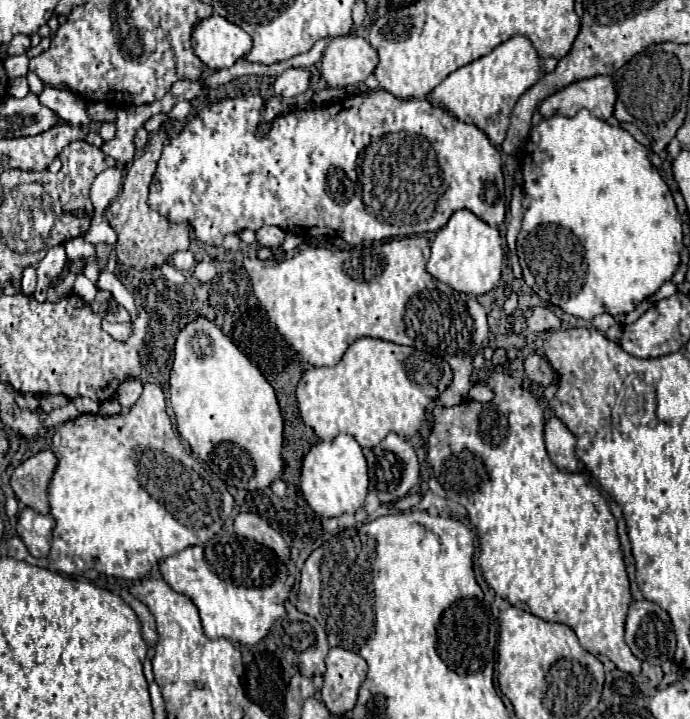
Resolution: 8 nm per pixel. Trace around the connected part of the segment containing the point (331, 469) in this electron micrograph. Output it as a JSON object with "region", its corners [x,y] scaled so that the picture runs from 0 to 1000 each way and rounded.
{"region":[[[490,604],[478,618],[461,615],[458,620],[452,620],[452,626],[443,631],[443,637],[438,643],[435,679],[438,679],[438,687],[446,698],[446,704],[464,719],[490,720],[501,712],[513,715],[516,709],[522,709],[530,695],[530,687],[533,687],[533,648],[530,648],[530,637],[525,631],[522,618],[507,604]]]}

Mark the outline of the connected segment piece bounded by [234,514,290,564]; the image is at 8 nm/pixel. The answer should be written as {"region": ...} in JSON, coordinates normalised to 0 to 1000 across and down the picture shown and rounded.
{"region":[[[345,715],[339,723],[339,737],[342,737],[342,743],[357,745],[359,751],[388,759],[391,765],[397,765],[403,771],[403,776],[412,784],[417,784],[420,762],[417,762],[414,751],[374,715]]]}

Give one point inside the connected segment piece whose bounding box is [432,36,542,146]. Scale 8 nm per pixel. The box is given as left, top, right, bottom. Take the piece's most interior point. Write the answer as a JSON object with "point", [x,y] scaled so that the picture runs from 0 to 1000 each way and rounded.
{"point":[700,129]}

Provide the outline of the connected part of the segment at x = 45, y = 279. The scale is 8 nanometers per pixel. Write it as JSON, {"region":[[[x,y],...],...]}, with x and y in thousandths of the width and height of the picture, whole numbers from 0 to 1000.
{"region":[[[78,342],[70,348],[70,353],[61,359],[61,364],[57,364],[55,373],[55,398],[52,398],[52,406],[49,406],[49,414],[55,420],[64,420],[67,417],[67,403],[70,403],[75,389],[81,384],[87,384],[87,378],[93,376],[96,370],[96,350],[93,350],[93,342]]]}

